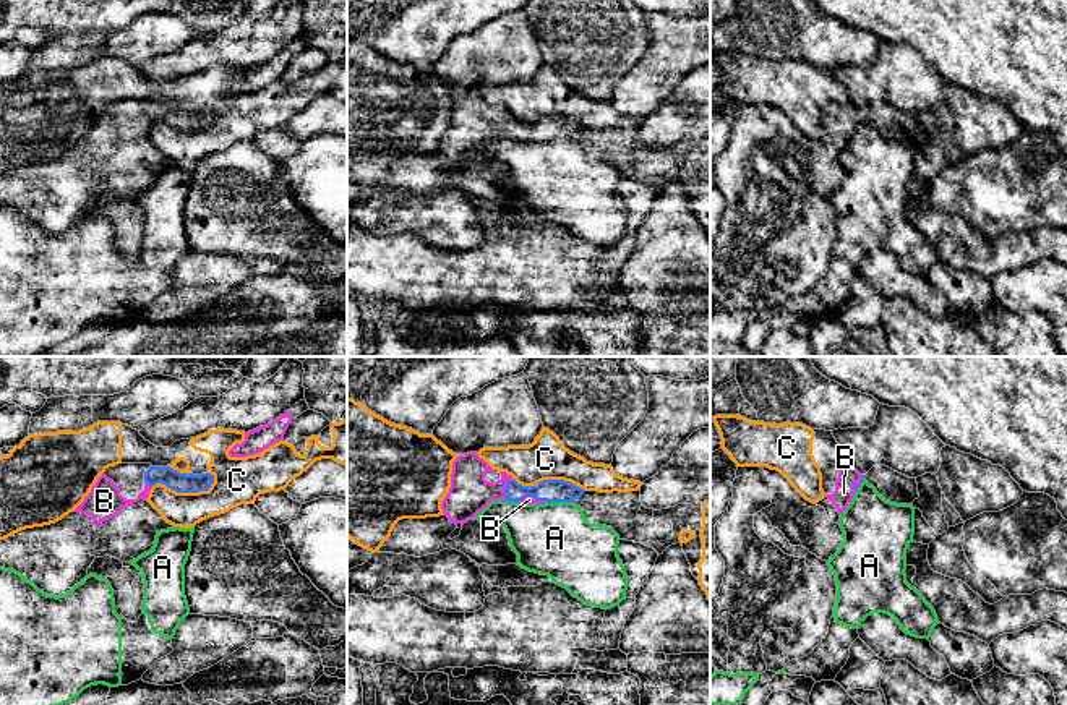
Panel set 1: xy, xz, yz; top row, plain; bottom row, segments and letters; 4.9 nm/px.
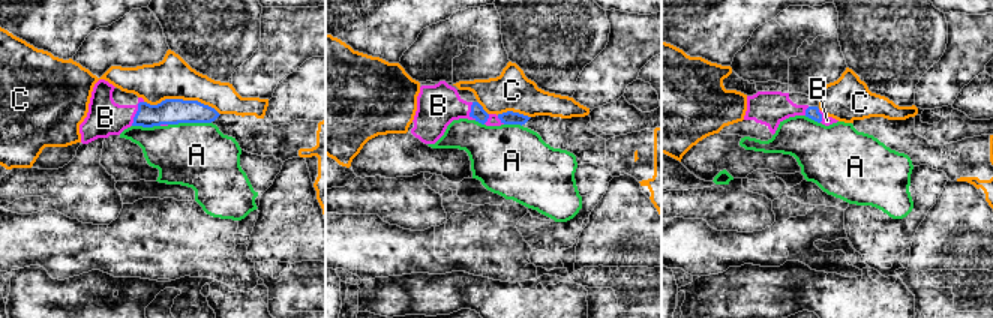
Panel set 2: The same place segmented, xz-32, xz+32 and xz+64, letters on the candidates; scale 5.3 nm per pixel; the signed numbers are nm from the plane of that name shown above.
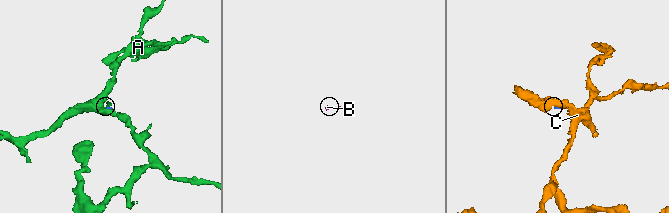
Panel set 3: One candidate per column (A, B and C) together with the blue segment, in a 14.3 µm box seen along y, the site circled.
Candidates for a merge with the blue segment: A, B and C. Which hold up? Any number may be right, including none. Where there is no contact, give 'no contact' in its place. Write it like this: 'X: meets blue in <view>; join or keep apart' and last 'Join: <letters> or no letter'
A: meets blue in xz; keep apart
B: meets blue in xz; join
C: meets blue in xy; keep apart
Join: B

